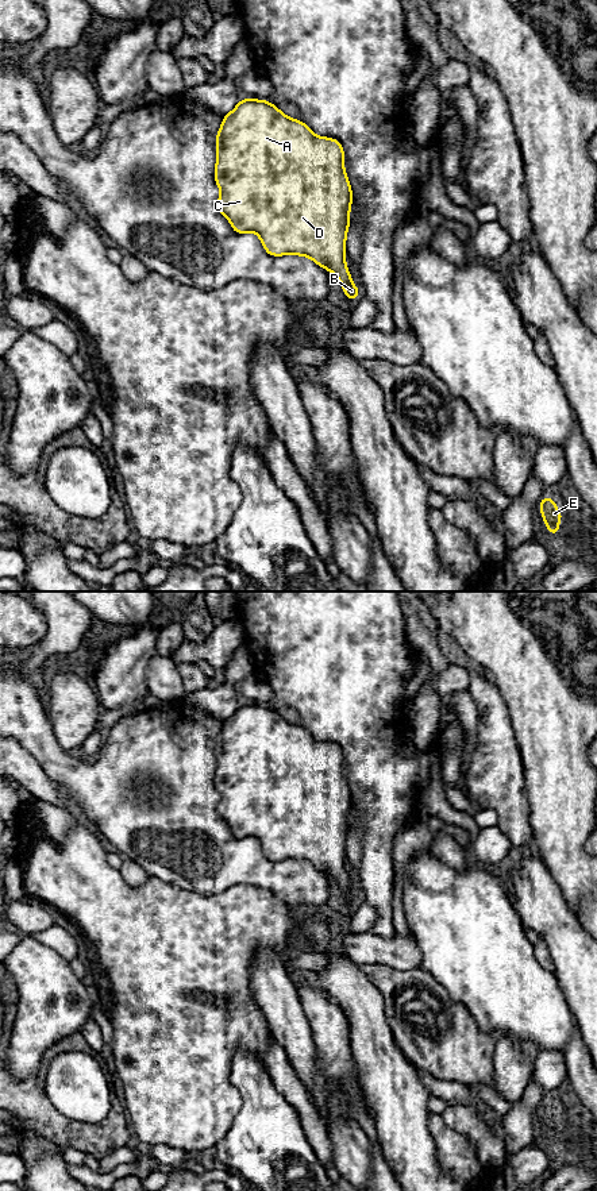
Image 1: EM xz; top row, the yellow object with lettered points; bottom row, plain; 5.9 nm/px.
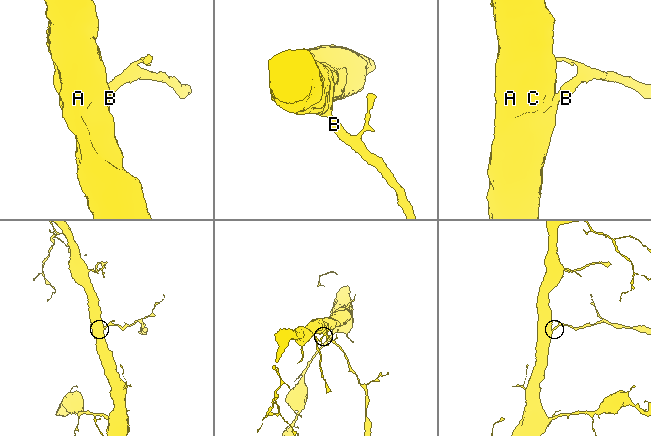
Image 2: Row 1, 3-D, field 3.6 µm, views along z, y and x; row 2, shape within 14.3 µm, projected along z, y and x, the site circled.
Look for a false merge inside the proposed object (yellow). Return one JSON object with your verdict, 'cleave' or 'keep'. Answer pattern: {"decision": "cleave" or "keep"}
{"decision": "keep"}

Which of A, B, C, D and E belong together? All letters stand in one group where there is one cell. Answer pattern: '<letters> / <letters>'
A B C D E

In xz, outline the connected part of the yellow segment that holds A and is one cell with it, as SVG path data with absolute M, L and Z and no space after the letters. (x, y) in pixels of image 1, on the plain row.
M240 704L238 710L223 721L216 739L215 787L220 794L216 812L228 824L234 837L257 839L271 862L311 863L320 872L336 879L348 906L358 902L361 895L346 872L353 797L344 776L344 755L338 744L315 740L305 728L290 724L270 706Z

